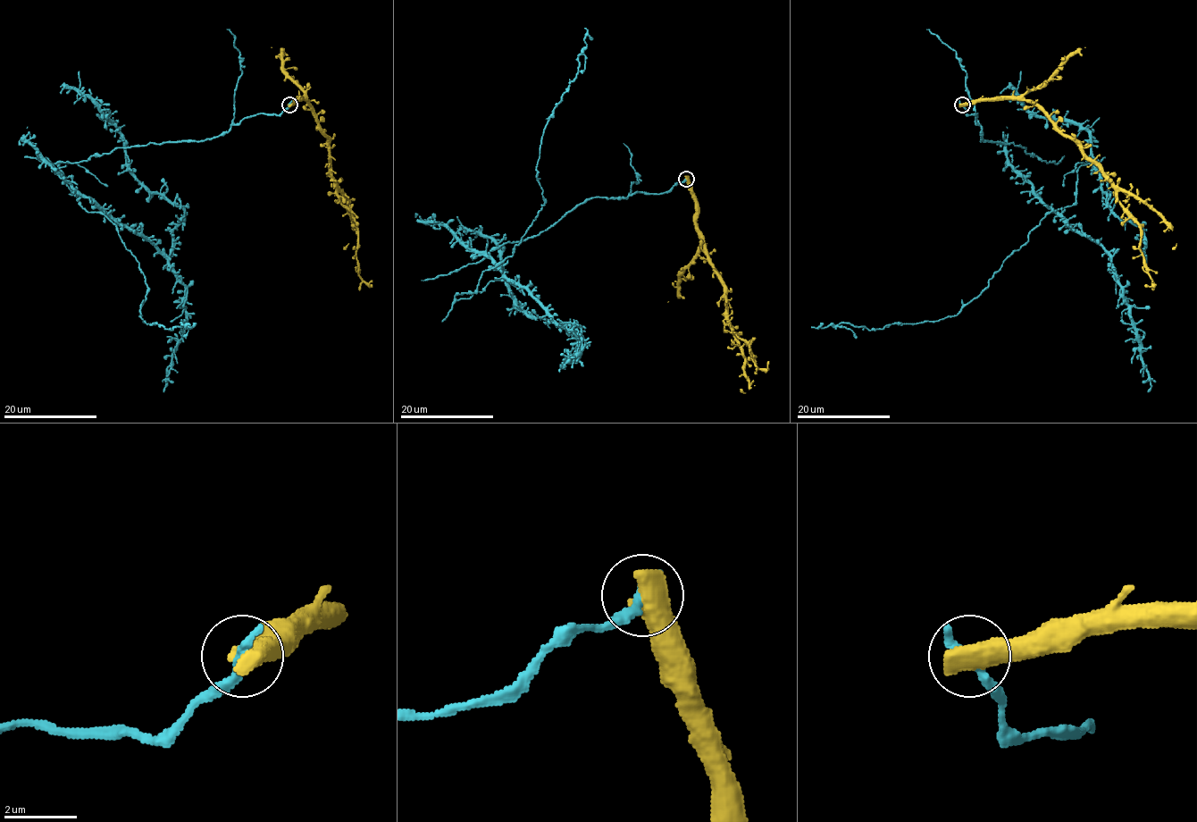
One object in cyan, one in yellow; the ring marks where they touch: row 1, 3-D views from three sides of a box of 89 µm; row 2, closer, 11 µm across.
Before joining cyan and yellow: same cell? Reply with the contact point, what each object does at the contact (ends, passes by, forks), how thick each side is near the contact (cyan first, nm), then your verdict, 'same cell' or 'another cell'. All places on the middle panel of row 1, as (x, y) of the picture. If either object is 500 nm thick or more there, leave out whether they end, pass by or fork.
at (686, 179); 320 nm thick on the cyan side, 750 nm on the other; another cell

